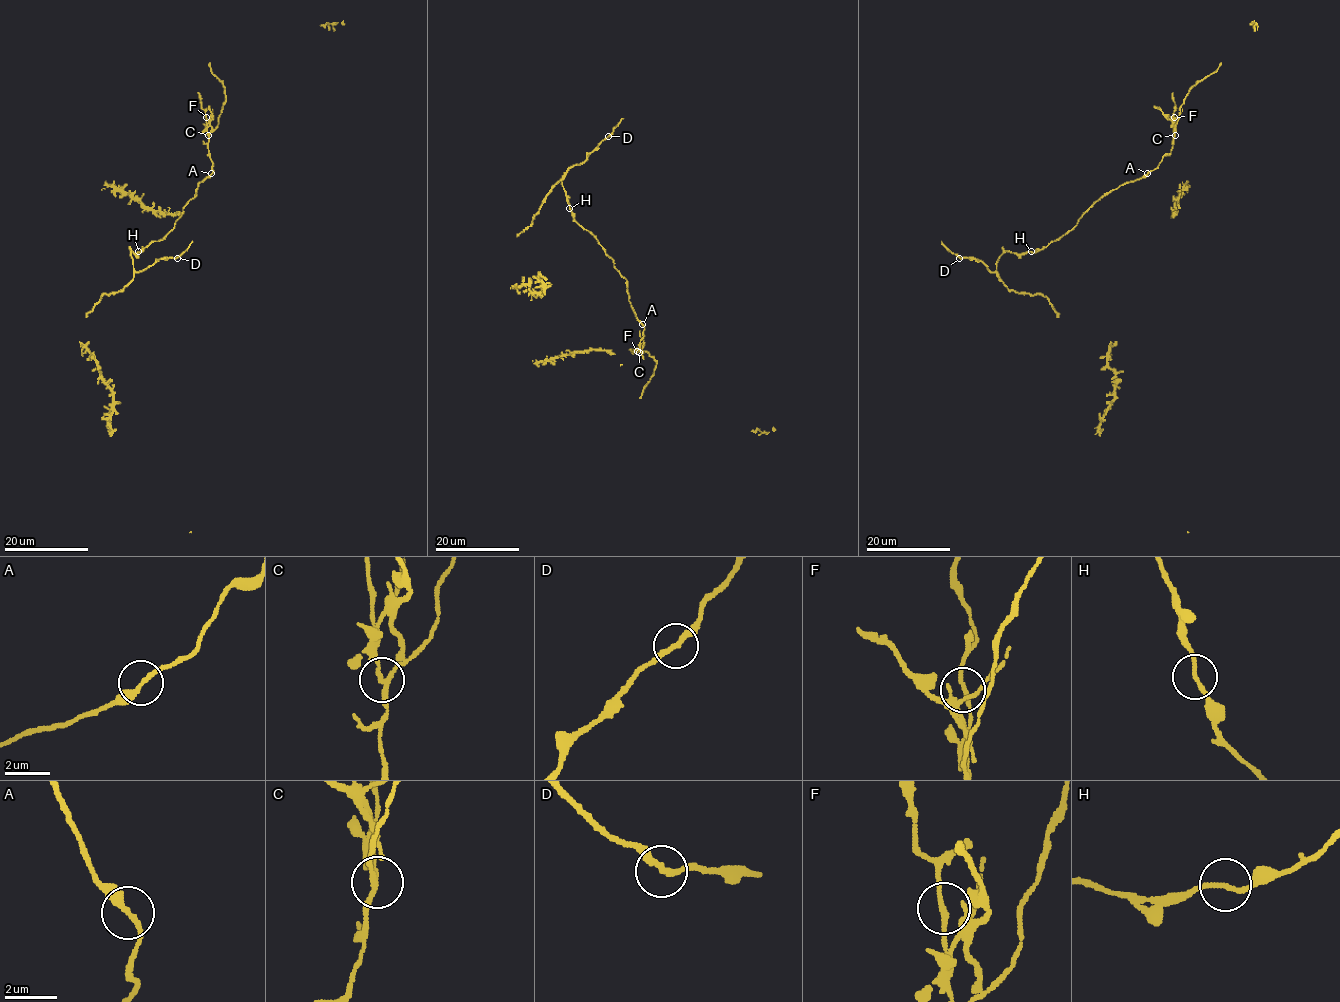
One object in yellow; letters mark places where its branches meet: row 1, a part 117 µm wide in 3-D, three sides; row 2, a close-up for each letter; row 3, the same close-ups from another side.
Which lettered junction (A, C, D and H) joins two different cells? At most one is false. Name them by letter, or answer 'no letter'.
C

